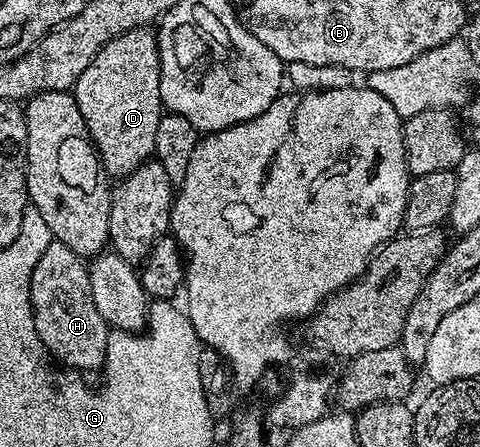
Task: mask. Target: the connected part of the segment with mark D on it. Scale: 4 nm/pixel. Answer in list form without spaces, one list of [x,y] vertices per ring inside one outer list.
[[[137,27],[108,41],[92,65],[80,73],[72,94],[107,176],[121,177],[135,171],[153,156],[156,128],[164,114],[157,34],[150,27]]]

